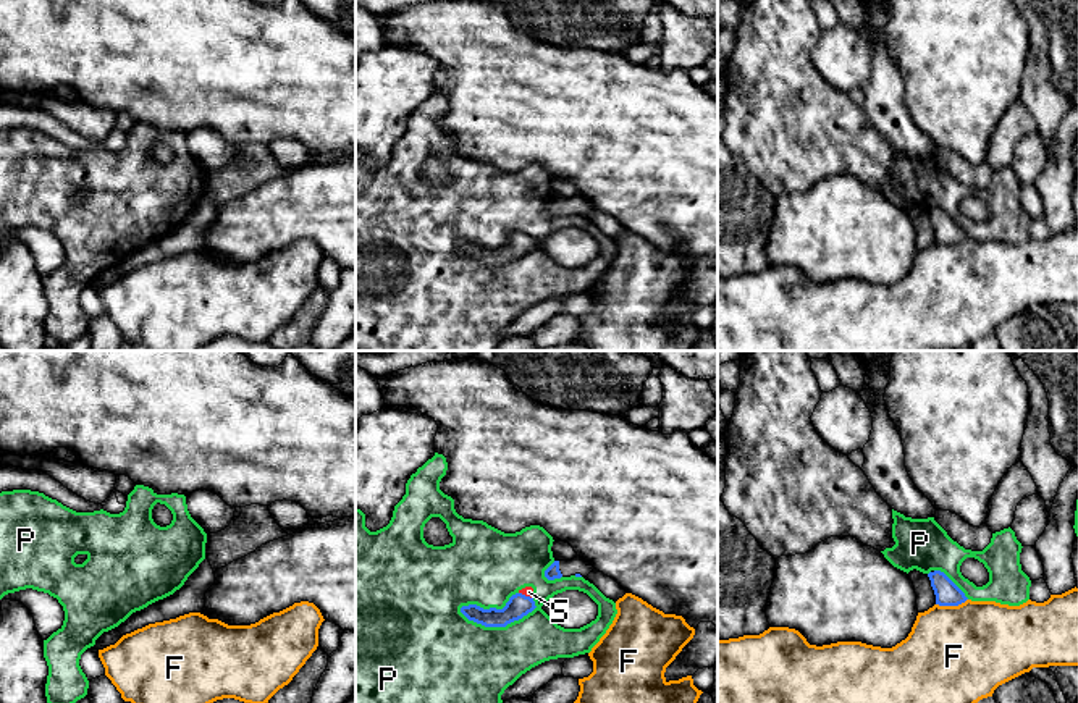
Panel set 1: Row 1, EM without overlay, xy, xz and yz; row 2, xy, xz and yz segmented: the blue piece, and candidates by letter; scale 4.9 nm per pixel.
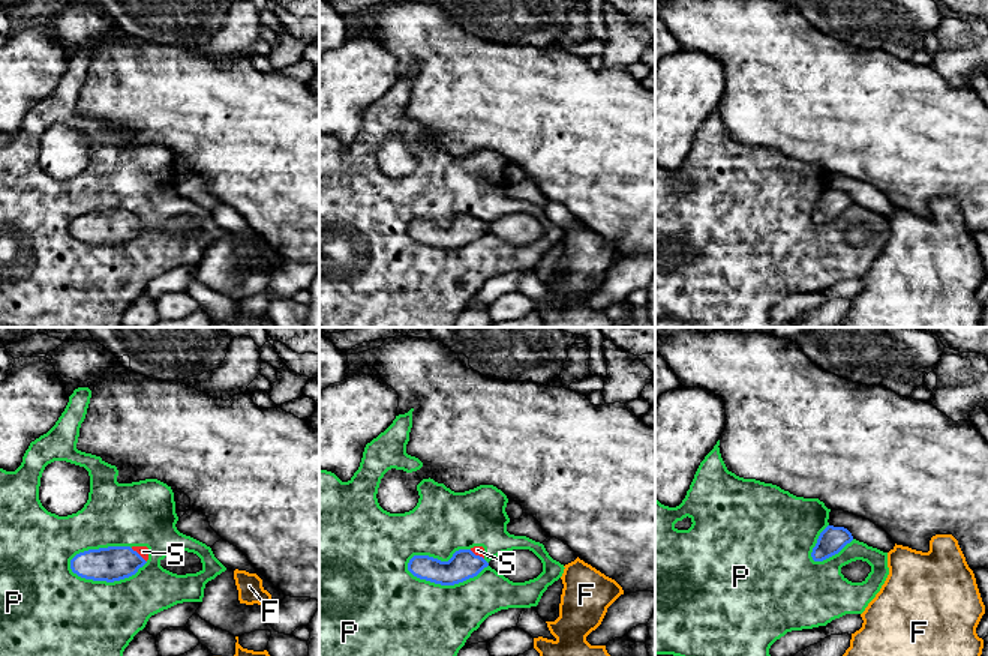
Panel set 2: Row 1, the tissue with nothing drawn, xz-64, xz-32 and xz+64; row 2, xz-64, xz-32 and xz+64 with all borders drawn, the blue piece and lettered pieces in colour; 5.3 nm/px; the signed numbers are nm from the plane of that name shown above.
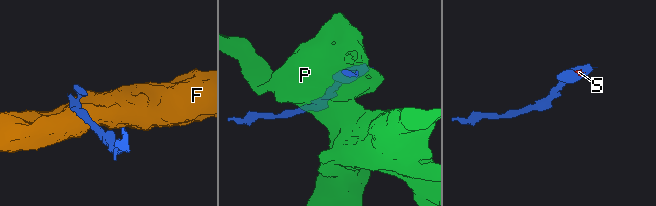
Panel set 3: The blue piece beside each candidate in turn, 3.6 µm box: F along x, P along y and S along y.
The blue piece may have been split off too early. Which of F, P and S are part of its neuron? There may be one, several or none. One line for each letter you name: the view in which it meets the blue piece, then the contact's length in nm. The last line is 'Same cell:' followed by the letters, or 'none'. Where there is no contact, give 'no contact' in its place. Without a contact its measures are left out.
Same cell: none

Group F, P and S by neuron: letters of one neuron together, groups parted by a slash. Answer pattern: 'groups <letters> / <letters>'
groups F / P S

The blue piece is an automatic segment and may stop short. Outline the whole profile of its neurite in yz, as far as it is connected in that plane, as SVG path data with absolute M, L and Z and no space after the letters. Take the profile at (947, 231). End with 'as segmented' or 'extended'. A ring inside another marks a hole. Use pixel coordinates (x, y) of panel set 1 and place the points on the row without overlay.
M941 208L928 212L939 244L958 244L968 236L965 231Z | as segmented

